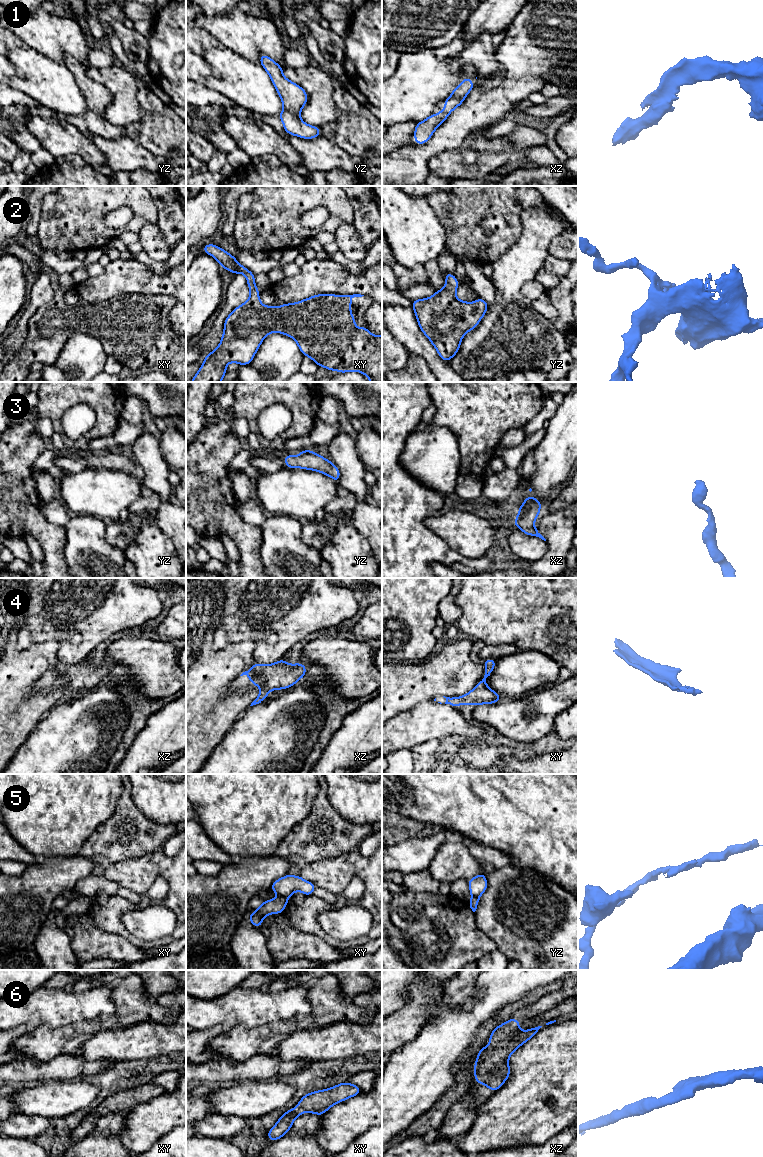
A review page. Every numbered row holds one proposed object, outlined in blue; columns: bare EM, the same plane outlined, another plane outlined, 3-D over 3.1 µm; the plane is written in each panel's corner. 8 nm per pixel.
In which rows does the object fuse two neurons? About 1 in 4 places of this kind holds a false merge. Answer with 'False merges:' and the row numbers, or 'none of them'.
False merges: 5

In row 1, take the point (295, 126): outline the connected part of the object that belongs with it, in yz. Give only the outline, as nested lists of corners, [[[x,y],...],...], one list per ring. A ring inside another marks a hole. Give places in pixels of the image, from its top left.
[[[261,54],[259,62],[269,74],[282,100],[284,110],[279,113],[278,117],[282,120],[284,130],[288,135],[304,139],[313,139],[321,135],[320,128],[308,125],[300,118],[300,112],[308,101],[306,91],[285,78],[281,66],[267,55]]]

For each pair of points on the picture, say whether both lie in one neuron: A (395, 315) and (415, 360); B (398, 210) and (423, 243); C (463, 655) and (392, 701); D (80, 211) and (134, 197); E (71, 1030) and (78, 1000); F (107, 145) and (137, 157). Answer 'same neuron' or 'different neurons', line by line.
A: different neurons
B: same neuron
C: same neuron
D: same neuron
E: different neurons
F: same neuron

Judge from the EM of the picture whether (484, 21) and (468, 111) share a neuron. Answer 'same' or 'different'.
different

